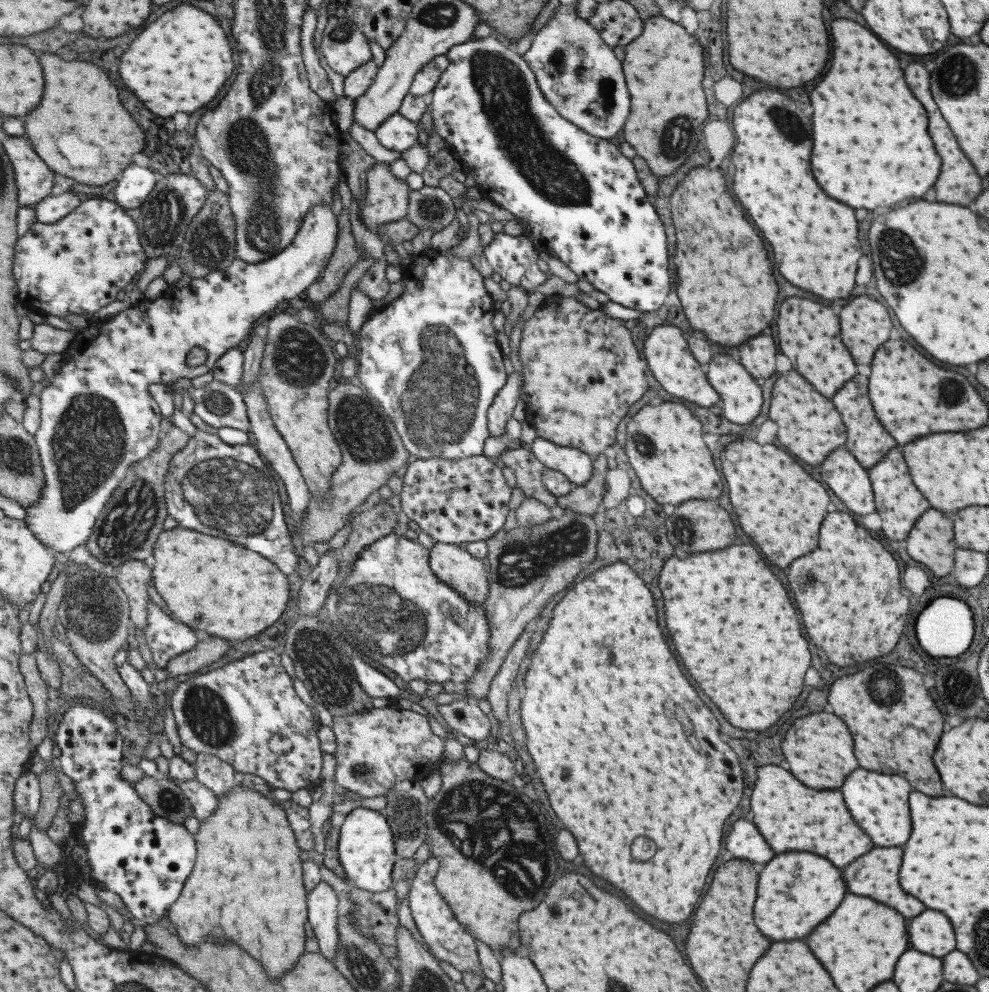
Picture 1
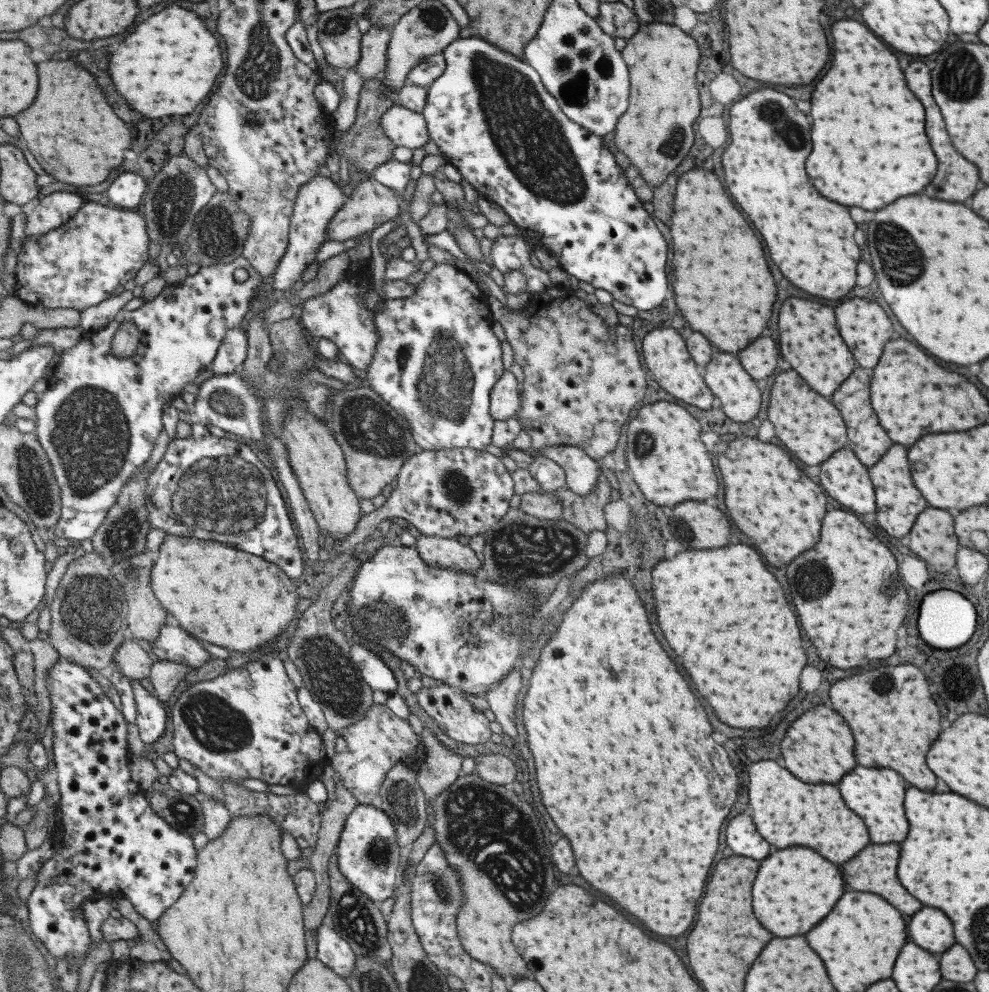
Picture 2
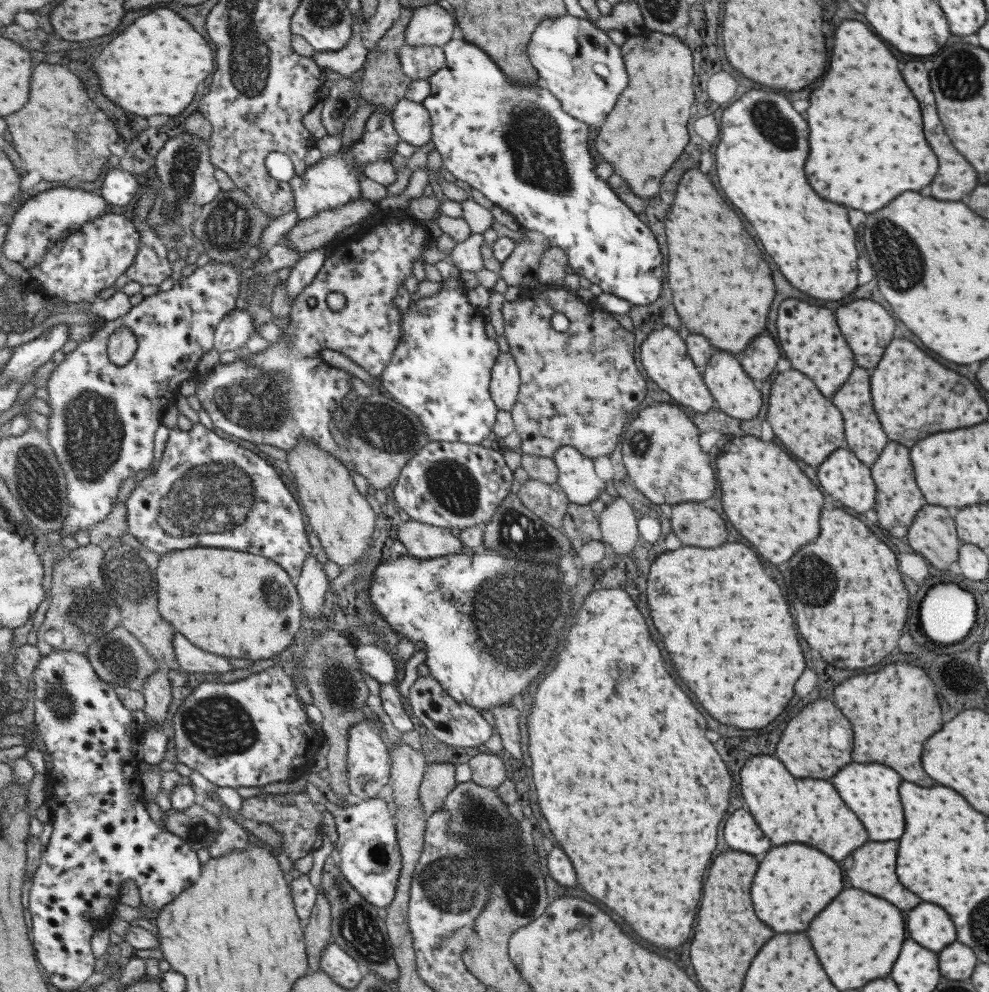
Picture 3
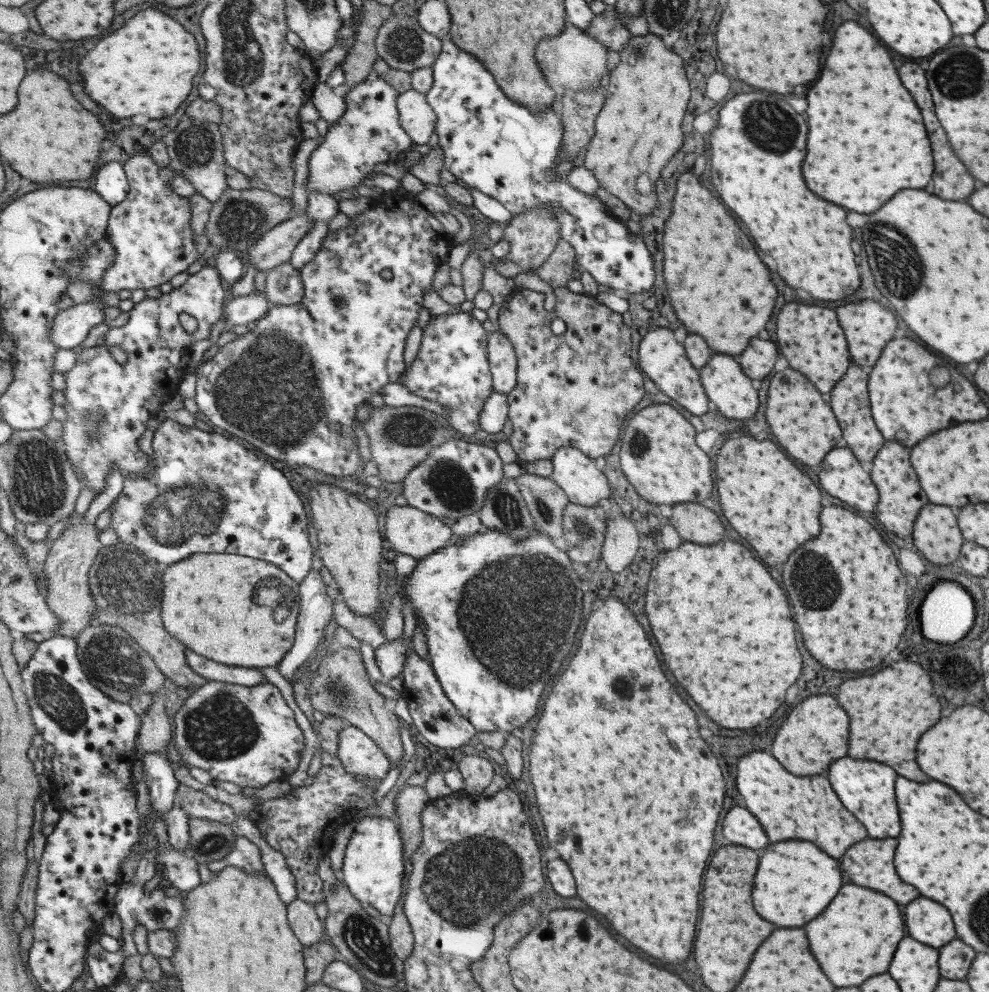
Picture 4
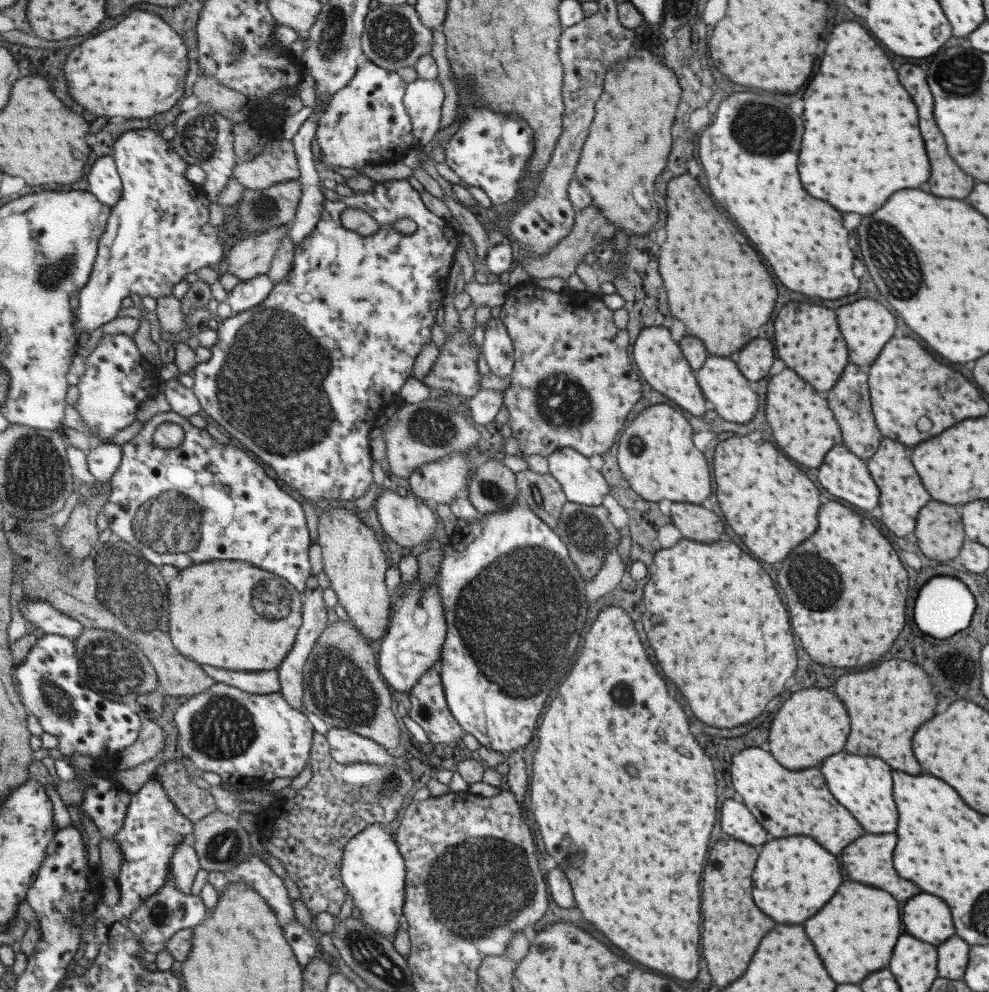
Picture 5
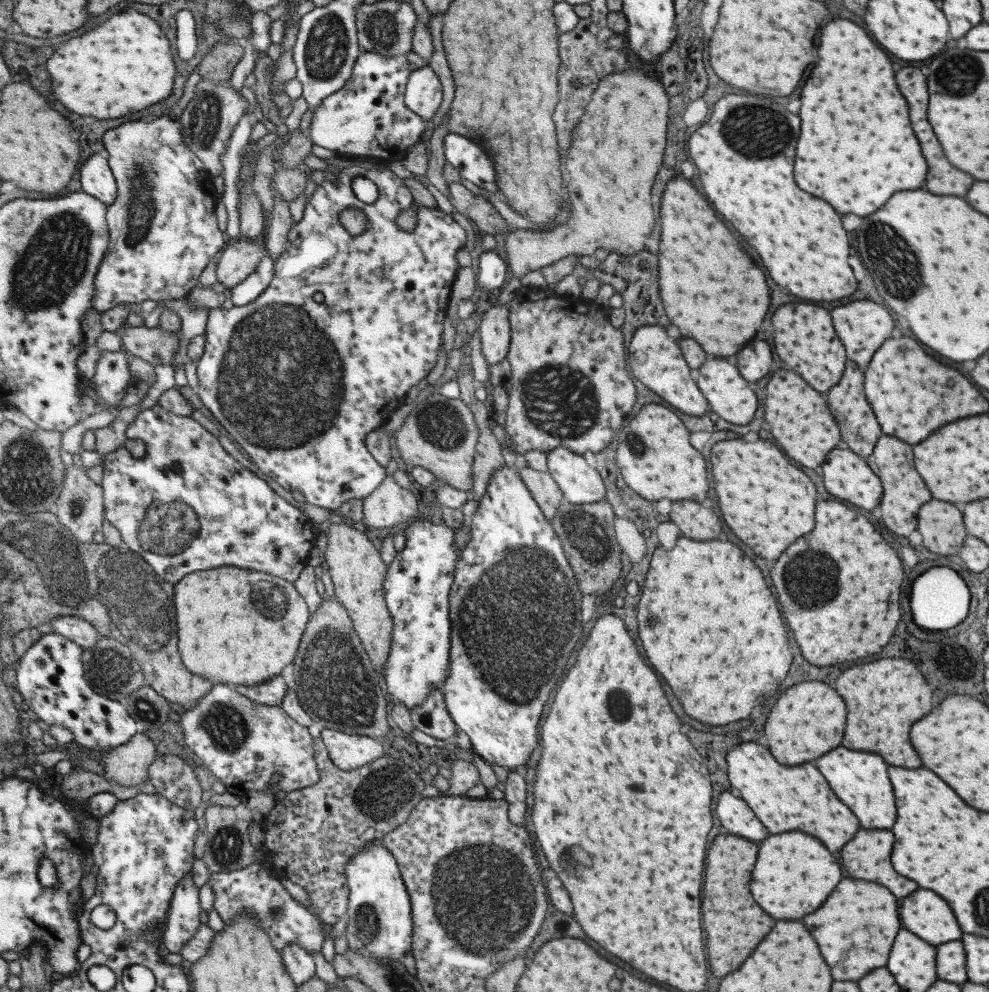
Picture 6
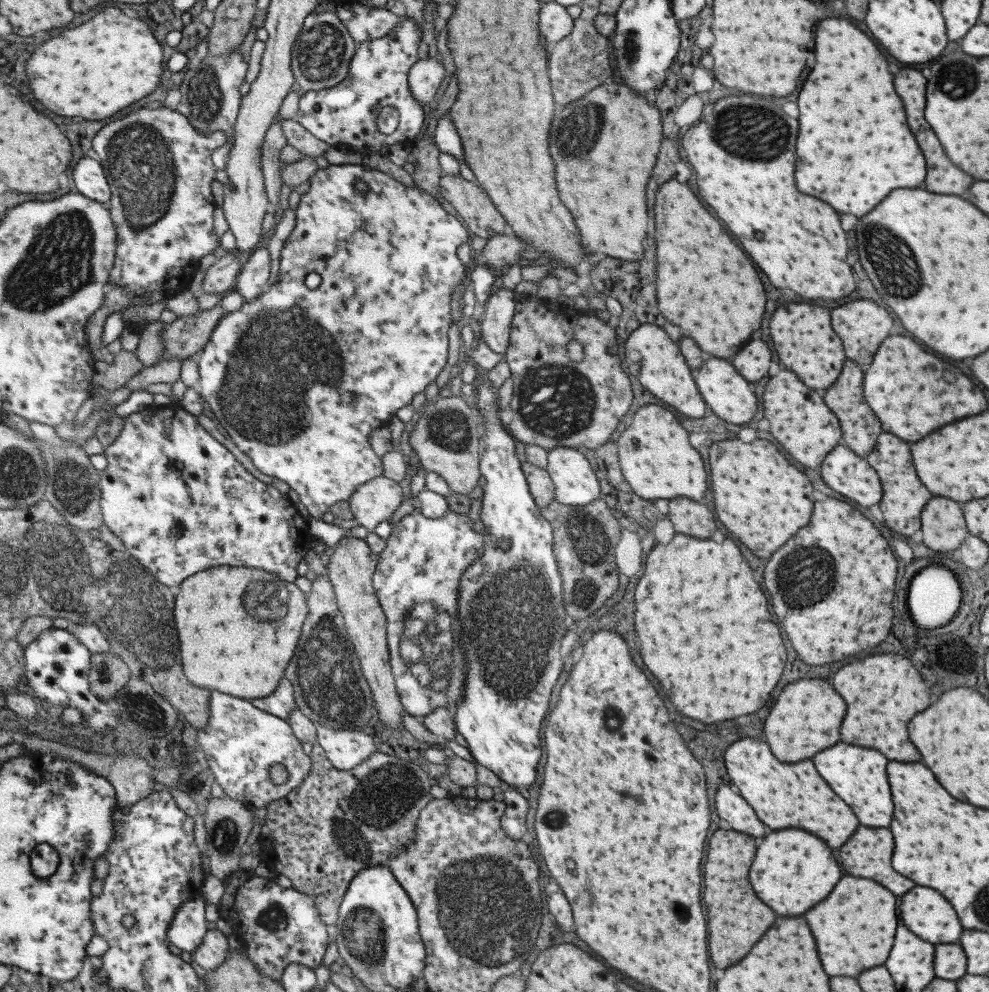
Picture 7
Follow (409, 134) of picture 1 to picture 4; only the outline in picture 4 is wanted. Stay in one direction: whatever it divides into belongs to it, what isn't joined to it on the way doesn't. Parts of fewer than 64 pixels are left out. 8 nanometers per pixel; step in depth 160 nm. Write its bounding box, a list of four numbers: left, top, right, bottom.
[398,89,438,145]

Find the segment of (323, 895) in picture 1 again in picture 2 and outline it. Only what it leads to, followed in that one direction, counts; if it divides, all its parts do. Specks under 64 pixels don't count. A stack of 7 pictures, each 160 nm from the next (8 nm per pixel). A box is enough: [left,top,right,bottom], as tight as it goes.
[318,922,357,976]

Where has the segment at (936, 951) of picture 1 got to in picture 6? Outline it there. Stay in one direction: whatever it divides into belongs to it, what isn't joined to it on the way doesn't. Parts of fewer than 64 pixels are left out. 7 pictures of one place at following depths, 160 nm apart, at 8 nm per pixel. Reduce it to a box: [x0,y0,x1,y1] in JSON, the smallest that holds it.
[899,890,961,946]

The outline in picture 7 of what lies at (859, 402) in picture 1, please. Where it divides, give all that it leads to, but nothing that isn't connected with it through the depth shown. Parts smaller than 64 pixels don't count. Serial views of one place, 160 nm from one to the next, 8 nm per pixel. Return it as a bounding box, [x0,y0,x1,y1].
[823,360,881,456]

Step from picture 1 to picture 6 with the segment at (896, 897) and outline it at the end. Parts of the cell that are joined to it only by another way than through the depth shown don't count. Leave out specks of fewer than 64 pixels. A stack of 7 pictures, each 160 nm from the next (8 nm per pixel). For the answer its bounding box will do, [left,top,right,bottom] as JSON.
[839,830,917,898]

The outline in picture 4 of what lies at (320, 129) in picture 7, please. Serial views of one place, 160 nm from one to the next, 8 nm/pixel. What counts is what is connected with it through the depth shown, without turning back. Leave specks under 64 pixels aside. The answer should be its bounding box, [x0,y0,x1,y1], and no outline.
[306,74,414,195]

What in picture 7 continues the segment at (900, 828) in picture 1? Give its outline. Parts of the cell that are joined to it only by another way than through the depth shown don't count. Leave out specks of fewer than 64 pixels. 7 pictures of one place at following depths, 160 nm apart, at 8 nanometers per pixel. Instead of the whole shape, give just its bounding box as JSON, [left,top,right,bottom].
[811,742,893,828]

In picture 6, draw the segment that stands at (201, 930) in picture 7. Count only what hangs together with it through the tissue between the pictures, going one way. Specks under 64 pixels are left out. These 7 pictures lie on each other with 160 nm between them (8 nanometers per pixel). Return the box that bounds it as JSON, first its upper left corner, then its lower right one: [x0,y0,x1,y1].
[162,873,205,953]

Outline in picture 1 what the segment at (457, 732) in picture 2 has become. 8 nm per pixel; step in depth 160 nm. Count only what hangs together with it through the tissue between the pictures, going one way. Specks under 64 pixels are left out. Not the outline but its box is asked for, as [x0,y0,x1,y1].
[437,700,490,740]

